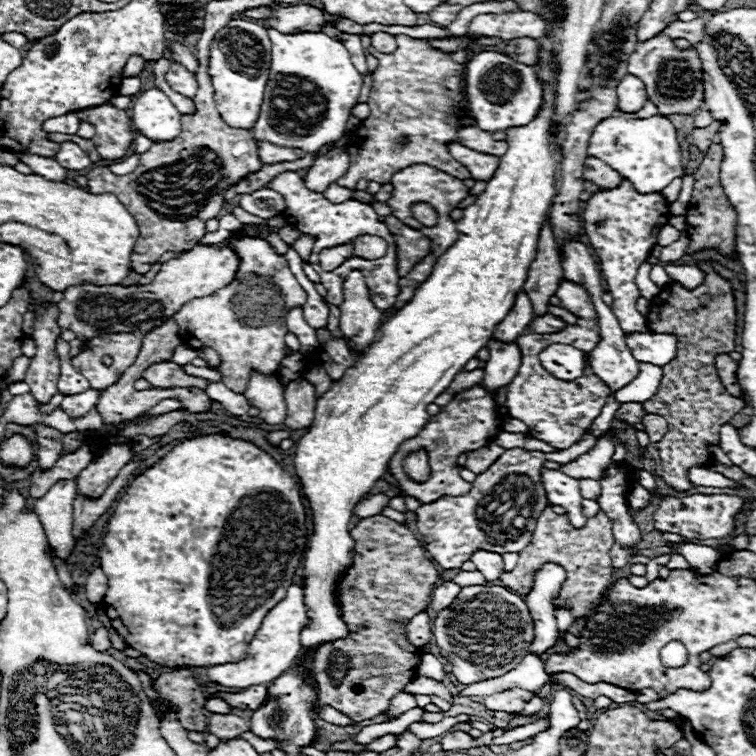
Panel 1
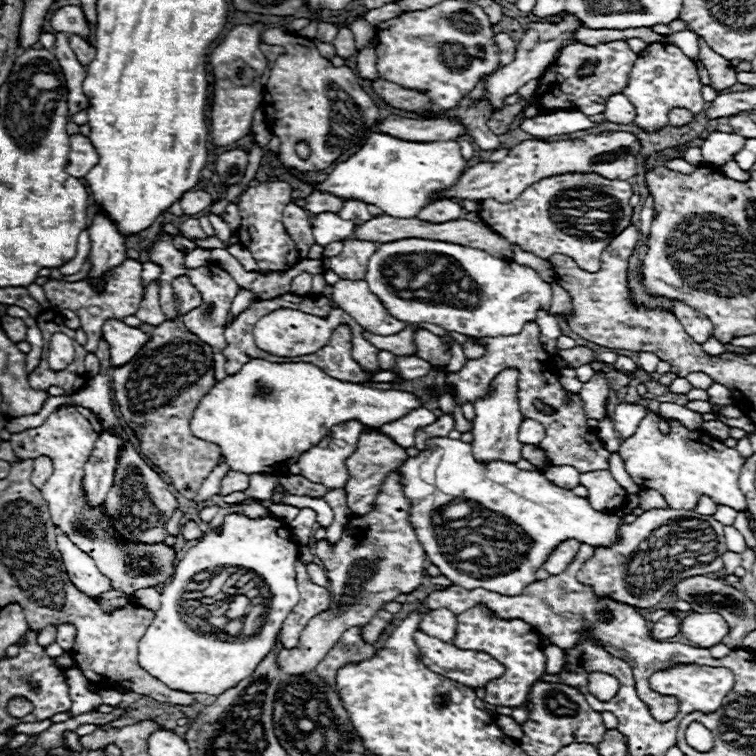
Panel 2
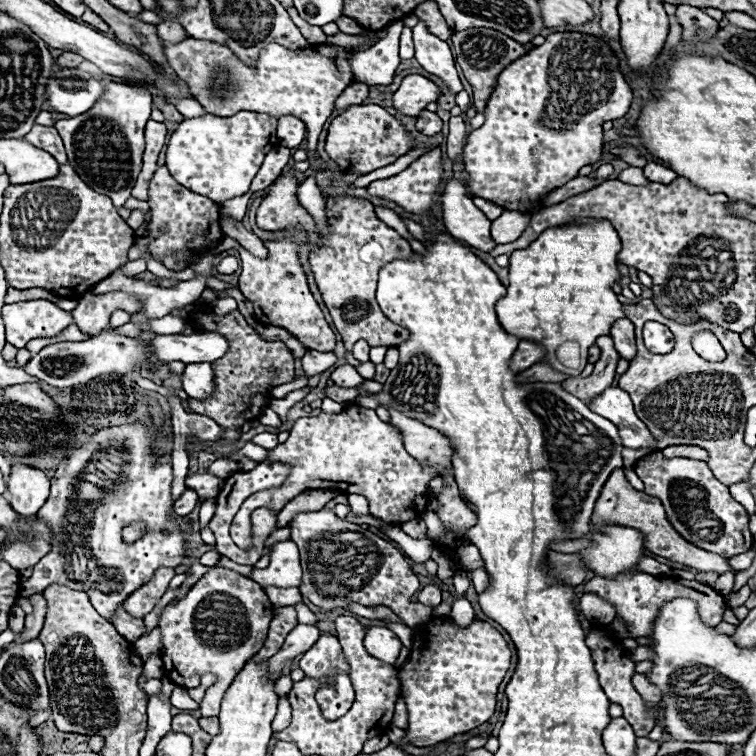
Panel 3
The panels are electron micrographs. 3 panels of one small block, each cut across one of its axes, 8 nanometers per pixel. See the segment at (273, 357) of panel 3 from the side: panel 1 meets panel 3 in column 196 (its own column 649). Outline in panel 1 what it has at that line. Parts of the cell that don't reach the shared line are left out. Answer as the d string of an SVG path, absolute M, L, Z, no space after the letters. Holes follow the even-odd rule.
M710 262L698 264L698 268L706 278L696 290L686 290L672 282L650 300L646 314L650 330L678 338L678 358L662 366L664 374L658 392L642 404L646 414L658 414L668 420L668 434L654 446L660 450L662 458L664 472L660 476L676 490L692 488L686 476L688 468L706 466L712 460L706 446L718 444L720 426L746 406L742 398L726 392L714 366L714 356L728 354L736 348L736 308L730 282L720 278Z

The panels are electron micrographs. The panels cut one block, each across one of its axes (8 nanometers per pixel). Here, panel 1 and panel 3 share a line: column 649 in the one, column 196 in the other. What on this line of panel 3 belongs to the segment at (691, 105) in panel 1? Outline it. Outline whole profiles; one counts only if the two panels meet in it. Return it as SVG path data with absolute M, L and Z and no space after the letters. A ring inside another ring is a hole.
M186 38L178 44L164 42L164 56L166 56L168 66L178 74L178 78L188 82L194 98L212 114L230 116L230 114L236 114L238 110L266 110L266 114L274 114L274 116L294 114L296 118L302 118L302 122L308 128L306 152L308 152L308 158L312 162L312 168L318 168L318 158L316 158L318 134L322 132L324 122L332 114L336 98L346 90L346 86L354 84L354 76L352 76L352 70L350 70L350 64L346 62L346 58L350 58L350 54L354 50L366 50L366 48L368 46L346 50L340 46L320 44L320 46L292 52L292 50L286 50L284 46L270 44L260 54L256 68L246 68L246 66L242 66L242 62L238 62L238 58L234 58L234 54L230 54L230 50L226 50L226 46L218 46L214 42L198 42L196 38Z

